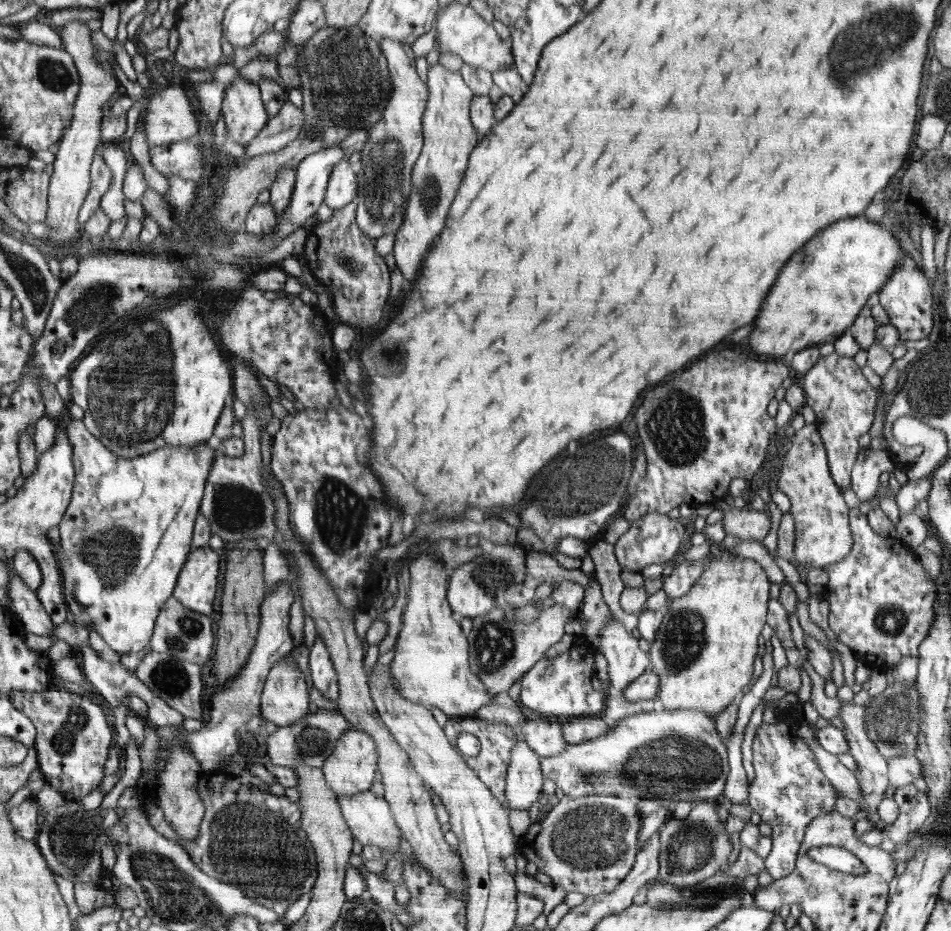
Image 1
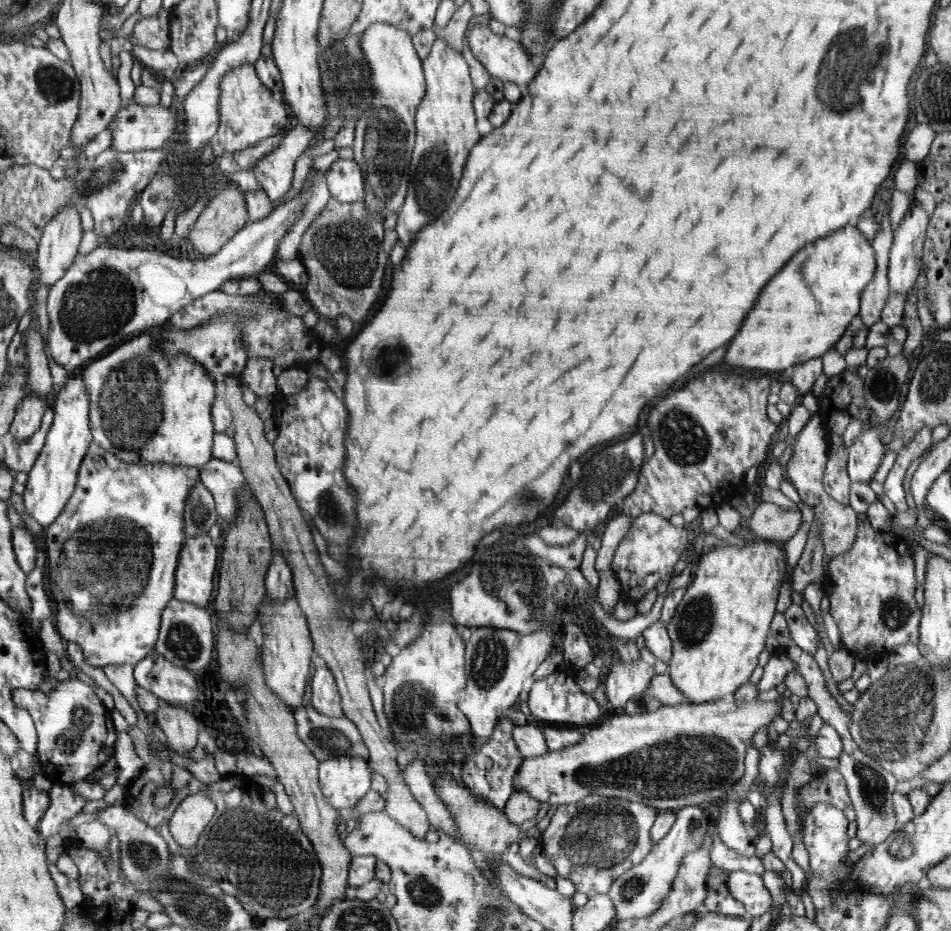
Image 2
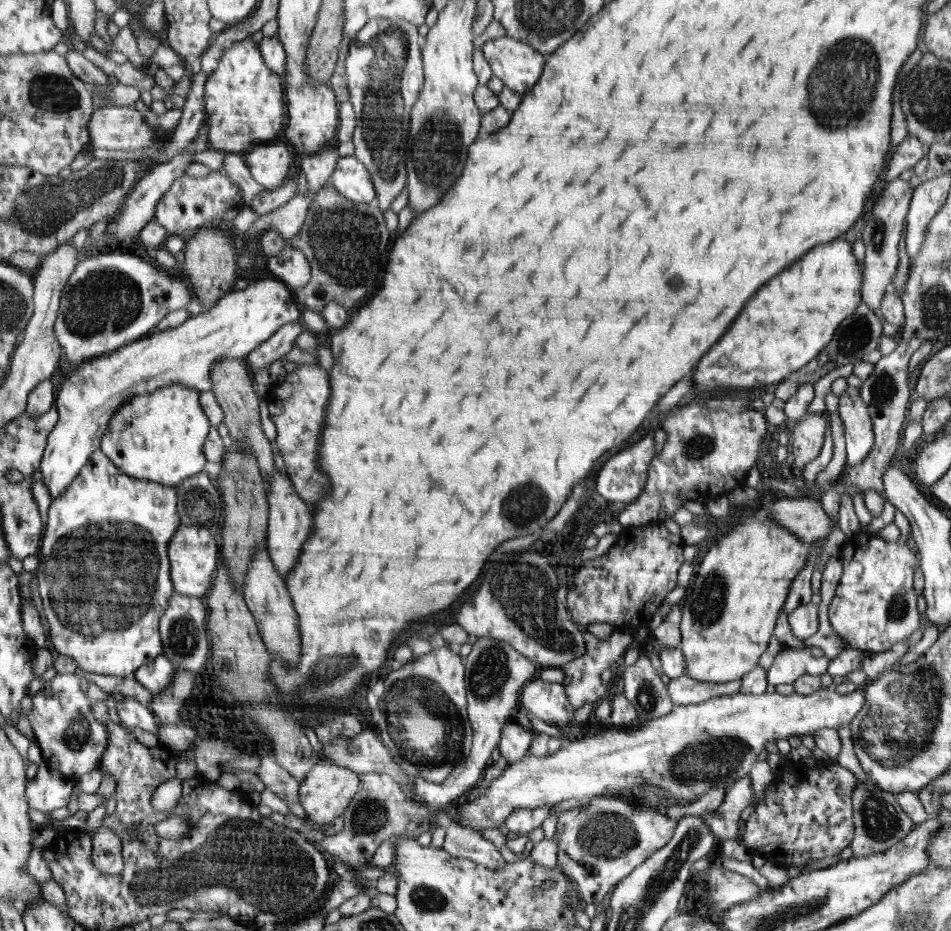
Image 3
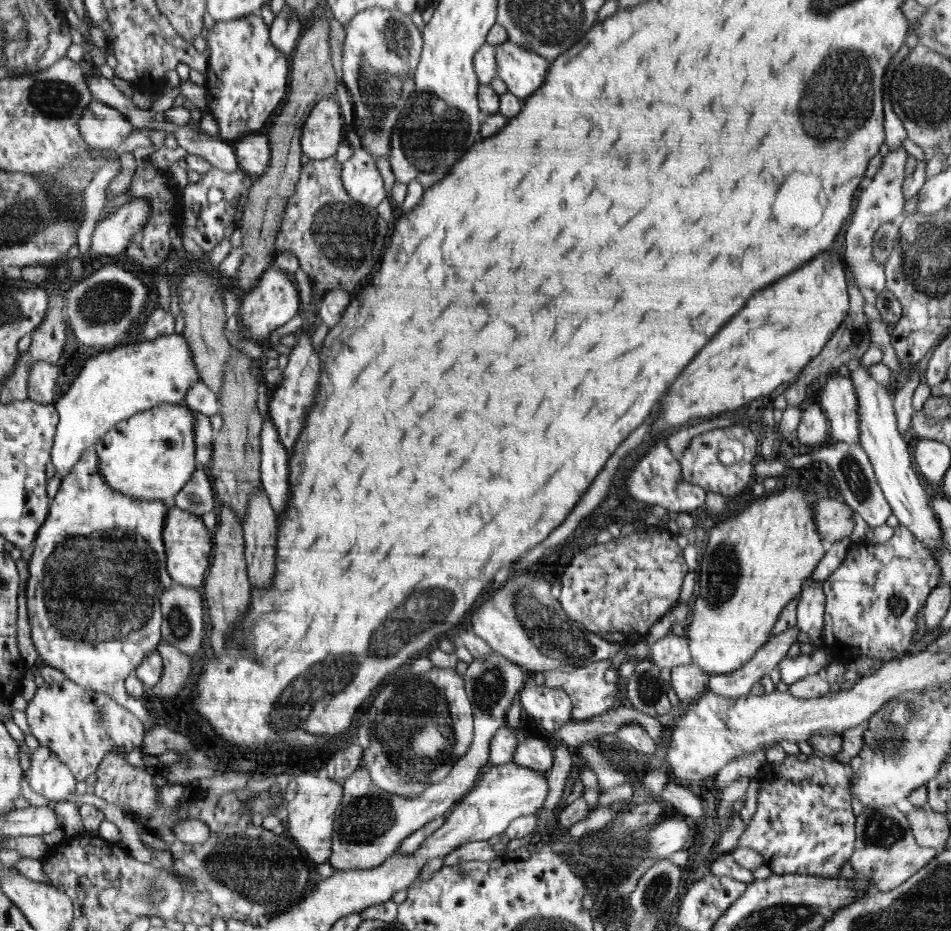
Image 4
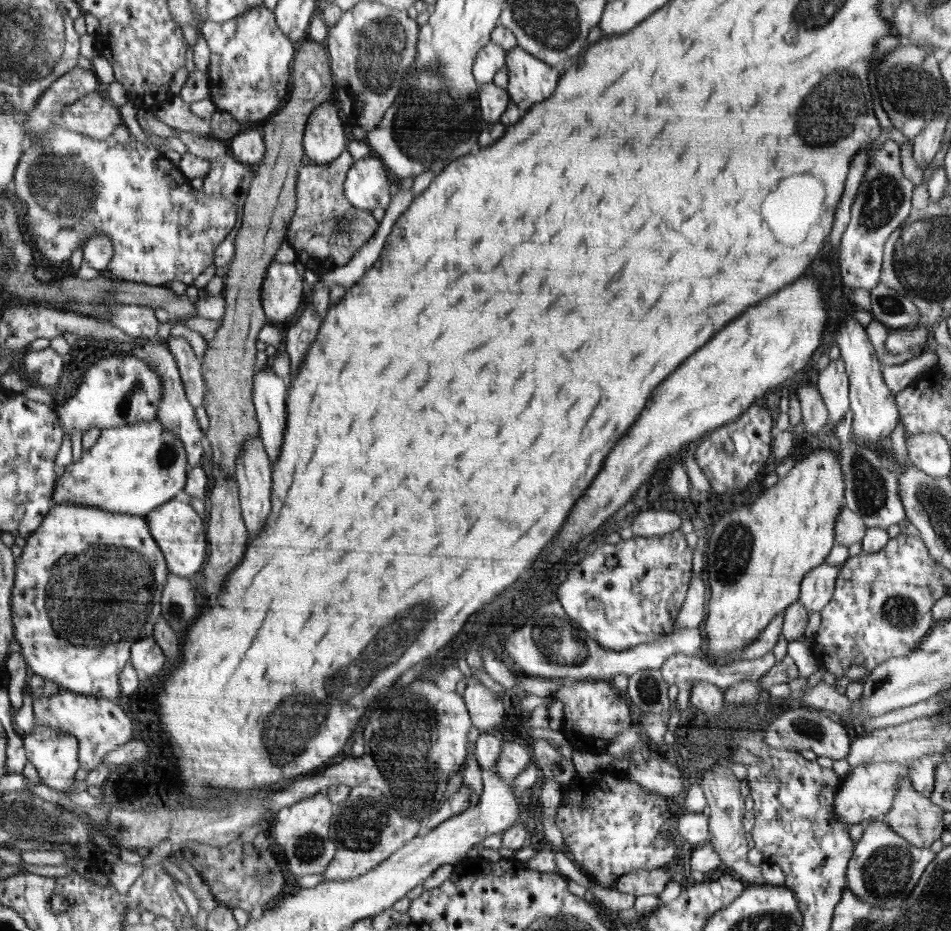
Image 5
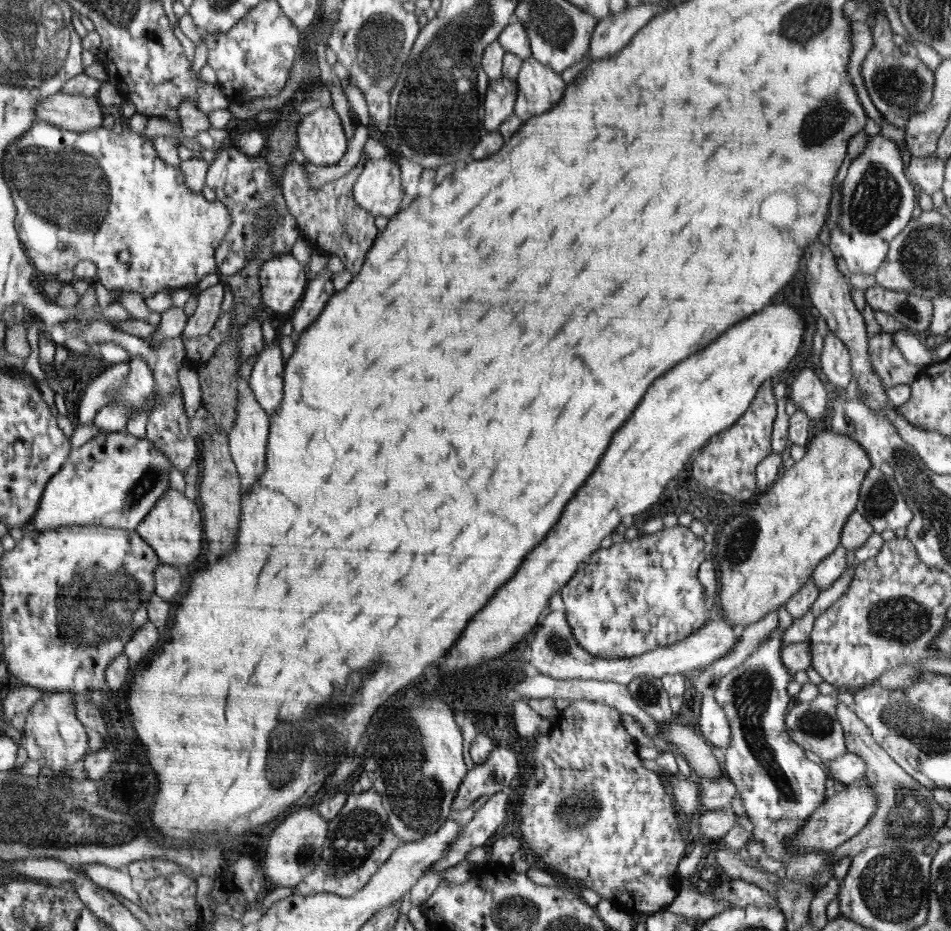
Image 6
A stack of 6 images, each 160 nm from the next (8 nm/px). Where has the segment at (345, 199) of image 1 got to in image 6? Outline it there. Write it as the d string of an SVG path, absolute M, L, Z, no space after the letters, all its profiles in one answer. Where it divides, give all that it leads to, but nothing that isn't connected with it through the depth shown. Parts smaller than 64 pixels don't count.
M366 158L365 168L354 186L356 201L373 216L388 219L402 210L405 191L396 159Z

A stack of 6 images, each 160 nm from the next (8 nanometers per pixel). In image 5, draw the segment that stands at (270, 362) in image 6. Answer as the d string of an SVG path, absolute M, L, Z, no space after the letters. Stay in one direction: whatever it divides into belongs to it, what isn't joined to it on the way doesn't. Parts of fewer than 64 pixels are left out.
M268 364L263 370L261 370L256 378L254 379L254 404L256 405L256 413L257 413L257 420L260 422L260 438L262 438L262 441L265 442L265 446L266 446L266 453L269 454L269 460L272 463L271 468L273 468L273 463L276 462L276 459L278 459L278 455L280 455L280 447L282 447L282 439L284 439L284 429L286 429L286 414L287 414L287 408L286 408L286 403L287 403L287 390L289 388L287 388L284 385L284 381L282 380L282 378L278 377L275 375L275 373L271 370L270 365Z

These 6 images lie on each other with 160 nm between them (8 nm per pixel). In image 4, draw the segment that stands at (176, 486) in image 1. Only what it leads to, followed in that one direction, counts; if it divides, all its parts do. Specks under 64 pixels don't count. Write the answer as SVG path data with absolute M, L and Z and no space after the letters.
M95 447L88 448L81 460L74 466L68 476L62 479L60 490L54 497L54 502L50 504L50 518L45 520L44 526L38 531L37 539L34 540L34 552L28 562L29 577L26 585L27 594L27 614L31 626L31 637L34 646L38 651L38 659L43 666L56 667L61 670L68 679L82 685L82 688L93 690L94 692L107 694L112 700L129 710L134 716L137 716L144 724L145 732L153 728L148 721L148 712L142 704L140 698L132 696L125 688L125 680L130 674L133 674L142 660L151 652L157 650L161 642L161 622L164 614L161 612L161 595L165 590L172 586L172 580L167 571L167 557L162 531L164 530L166 515L170 510L169 501L135 499L130 495L124 495L122 492L113 491L106 484L105 477L102 476L100 462L97 458Z

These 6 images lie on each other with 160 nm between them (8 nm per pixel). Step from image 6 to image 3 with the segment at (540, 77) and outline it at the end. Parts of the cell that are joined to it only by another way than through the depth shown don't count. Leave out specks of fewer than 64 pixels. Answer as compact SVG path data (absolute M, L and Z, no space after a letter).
M504 35L487 40L482 45L483 55L492 73L521 97L532 90L545 70L544 55L524 40Z

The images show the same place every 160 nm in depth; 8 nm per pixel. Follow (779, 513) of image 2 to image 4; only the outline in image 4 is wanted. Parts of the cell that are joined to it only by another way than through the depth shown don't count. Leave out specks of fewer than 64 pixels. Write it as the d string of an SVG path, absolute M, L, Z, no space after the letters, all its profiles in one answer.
M820 498L813 502L813 517L822 540L836 542L849 537L854 530L853 510L838 500Z

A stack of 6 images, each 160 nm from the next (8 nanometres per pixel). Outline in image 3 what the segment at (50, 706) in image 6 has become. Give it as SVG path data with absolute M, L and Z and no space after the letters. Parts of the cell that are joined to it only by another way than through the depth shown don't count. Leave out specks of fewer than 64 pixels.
M39 764L36 776L26 787L30 808L49 813L56 808L67 806L73 794L76 781L69 780L64 773L50 768L48 764Z

